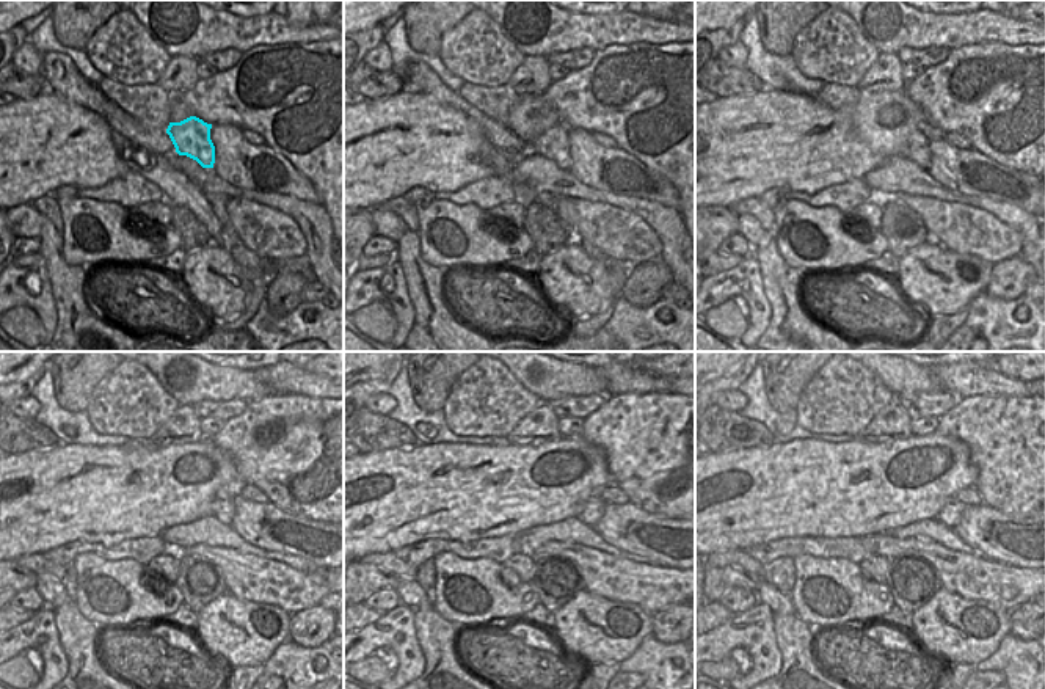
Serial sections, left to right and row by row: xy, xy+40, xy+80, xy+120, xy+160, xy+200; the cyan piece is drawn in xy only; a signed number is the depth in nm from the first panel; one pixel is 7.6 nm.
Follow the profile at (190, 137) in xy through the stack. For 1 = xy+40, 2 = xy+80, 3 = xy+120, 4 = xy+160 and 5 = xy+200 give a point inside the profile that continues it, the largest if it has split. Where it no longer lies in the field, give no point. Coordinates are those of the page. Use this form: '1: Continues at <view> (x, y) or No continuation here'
1: Continues at xy+40 (553, 145)
2: Continues at xy+80 (917, 149)
3: Continues at xy+120 (223, 506)
4: Continues at xy+160 (593, 510)
5: Continues at xy+200 (953, 510).

